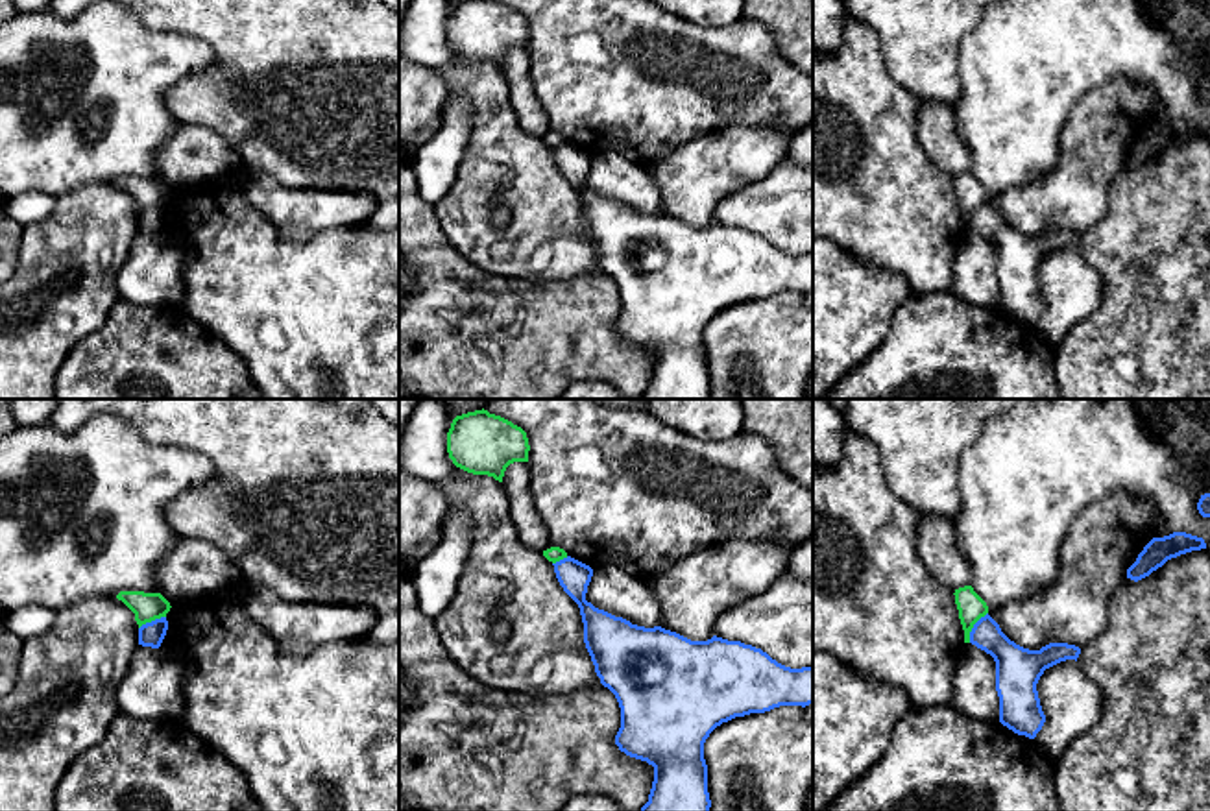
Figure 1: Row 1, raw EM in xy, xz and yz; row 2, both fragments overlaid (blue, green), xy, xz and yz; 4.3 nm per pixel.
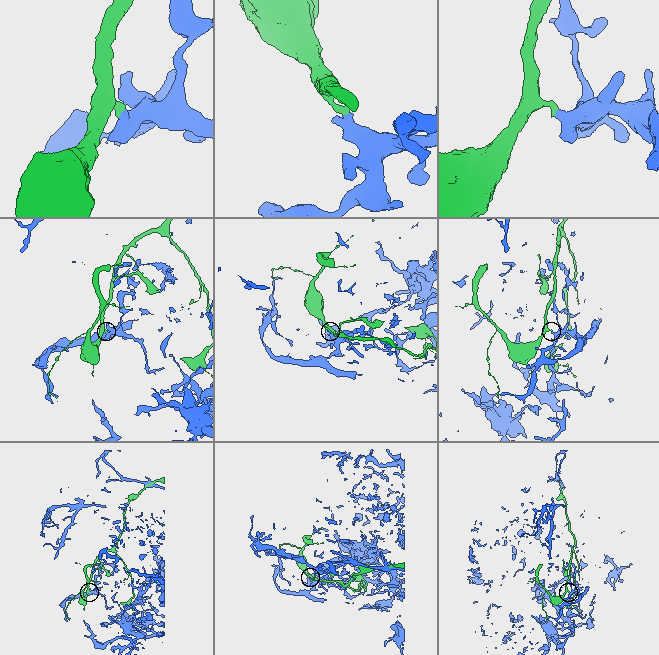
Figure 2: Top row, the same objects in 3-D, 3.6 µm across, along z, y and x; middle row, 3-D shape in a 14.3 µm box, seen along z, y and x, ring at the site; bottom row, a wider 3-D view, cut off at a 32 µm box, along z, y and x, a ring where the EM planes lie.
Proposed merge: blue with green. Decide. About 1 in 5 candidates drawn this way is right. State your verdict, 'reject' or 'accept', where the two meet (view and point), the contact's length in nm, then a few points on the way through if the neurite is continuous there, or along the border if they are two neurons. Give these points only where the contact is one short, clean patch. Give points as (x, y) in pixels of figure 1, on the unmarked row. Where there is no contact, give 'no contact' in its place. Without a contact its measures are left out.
reject | yz (974, 213) | 160 nm | along yz (987, 198), (974, 211), (968, 228)

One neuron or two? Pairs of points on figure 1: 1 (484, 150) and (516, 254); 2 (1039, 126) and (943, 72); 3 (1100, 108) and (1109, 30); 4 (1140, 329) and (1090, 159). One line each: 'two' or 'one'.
1: one
2: two
3: two
4: two

